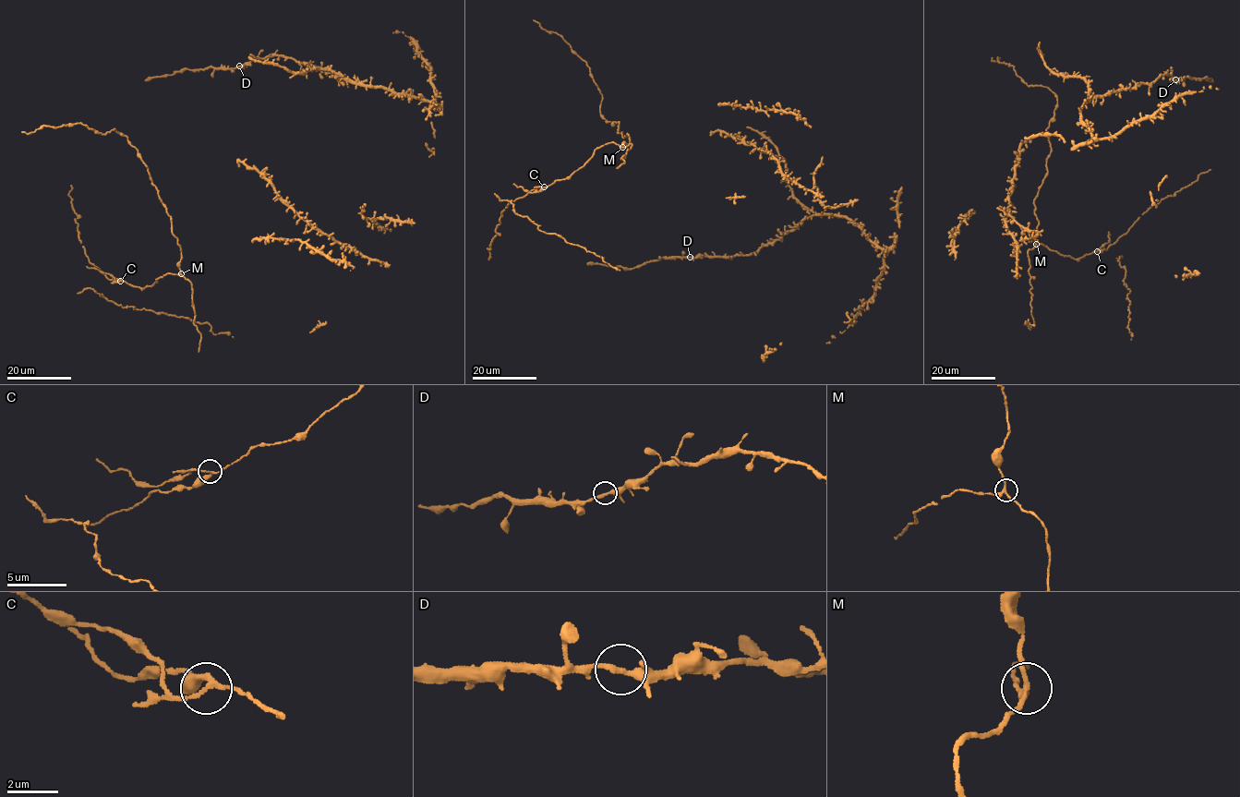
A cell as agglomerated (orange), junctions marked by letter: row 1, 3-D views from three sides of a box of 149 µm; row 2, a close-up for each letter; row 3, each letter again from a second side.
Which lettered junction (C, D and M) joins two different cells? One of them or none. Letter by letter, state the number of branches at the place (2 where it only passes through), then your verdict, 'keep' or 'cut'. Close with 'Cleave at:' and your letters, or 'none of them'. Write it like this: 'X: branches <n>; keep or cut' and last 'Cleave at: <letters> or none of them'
C: branches 3; cut
D: branches 3; keep
M: branches 3; keep
Cleave at: C

